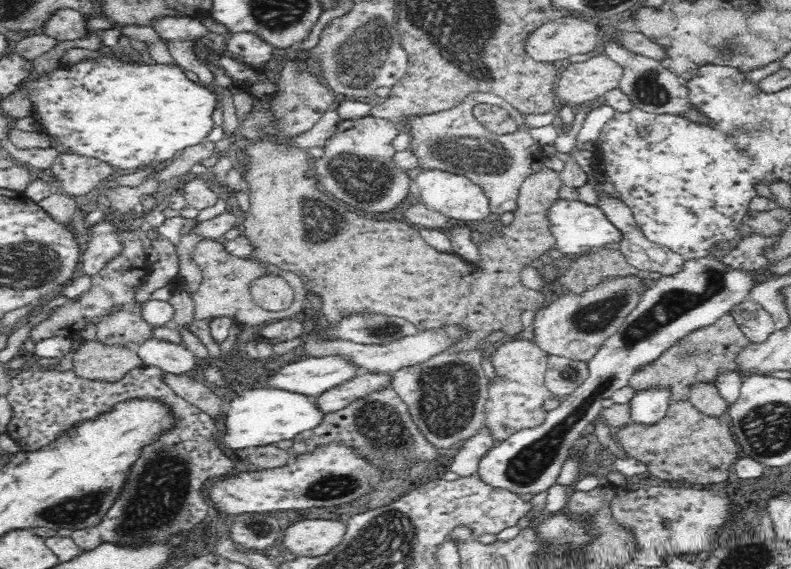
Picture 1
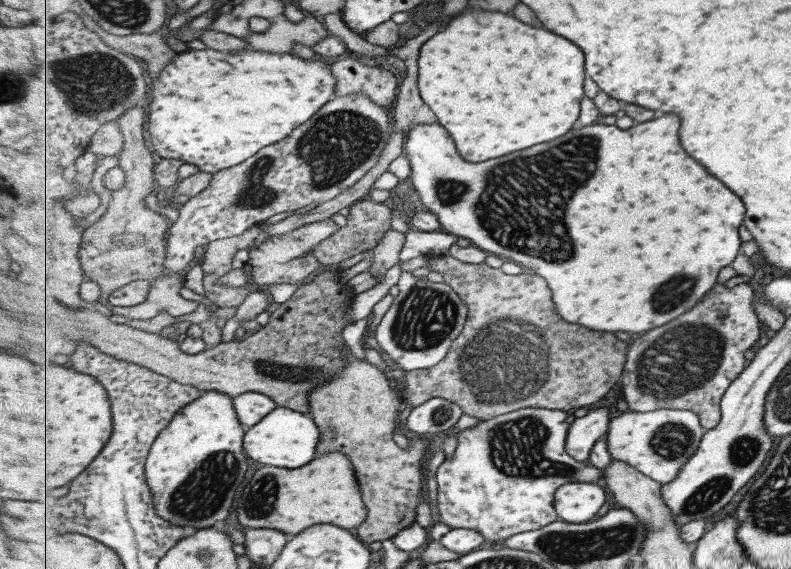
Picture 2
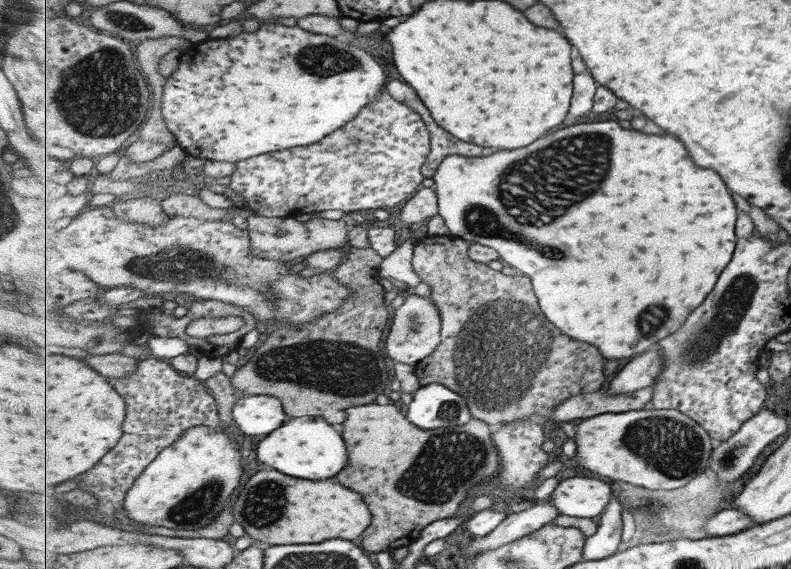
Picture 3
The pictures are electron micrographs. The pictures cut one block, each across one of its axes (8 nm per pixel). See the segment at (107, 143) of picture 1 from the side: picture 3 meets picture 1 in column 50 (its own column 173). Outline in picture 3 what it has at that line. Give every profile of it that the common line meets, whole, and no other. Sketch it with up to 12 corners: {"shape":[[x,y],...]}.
{"shape":[[261,24],[167,77],[187,154],[315,144],[387,91],[341,36]]}

